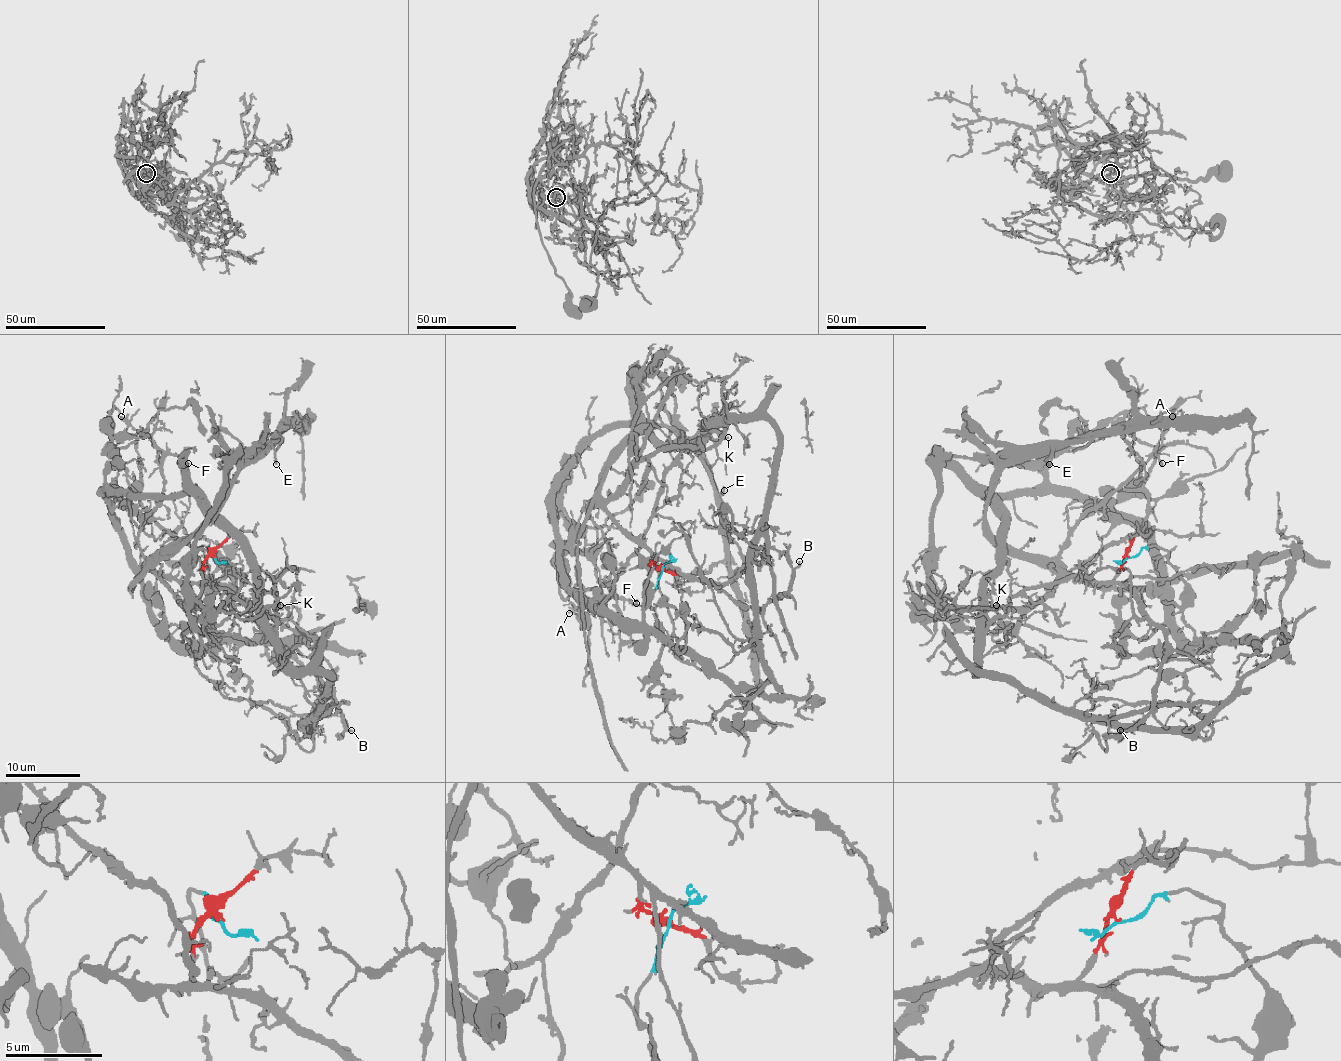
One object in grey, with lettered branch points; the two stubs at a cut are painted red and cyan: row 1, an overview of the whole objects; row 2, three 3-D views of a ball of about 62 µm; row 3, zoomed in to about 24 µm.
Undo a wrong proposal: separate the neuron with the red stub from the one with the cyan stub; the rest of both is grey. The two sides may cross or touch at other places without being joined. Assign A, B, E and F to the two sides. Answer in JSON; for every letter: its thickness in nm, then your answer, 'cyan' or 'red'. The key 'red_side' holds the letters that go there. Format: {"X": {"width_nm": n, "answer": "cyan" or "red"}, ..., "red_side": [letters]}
{"A": {"width_nm": 100, "answer": "red"}, "B": {"width_nm": 150, "answer": "red"}, "E": {"width_nm": 80, "answer": "red"}, "F": {"width_nm": 170, "answer": "red"}, "red_side": ["A", "B", "E", "F"]}

